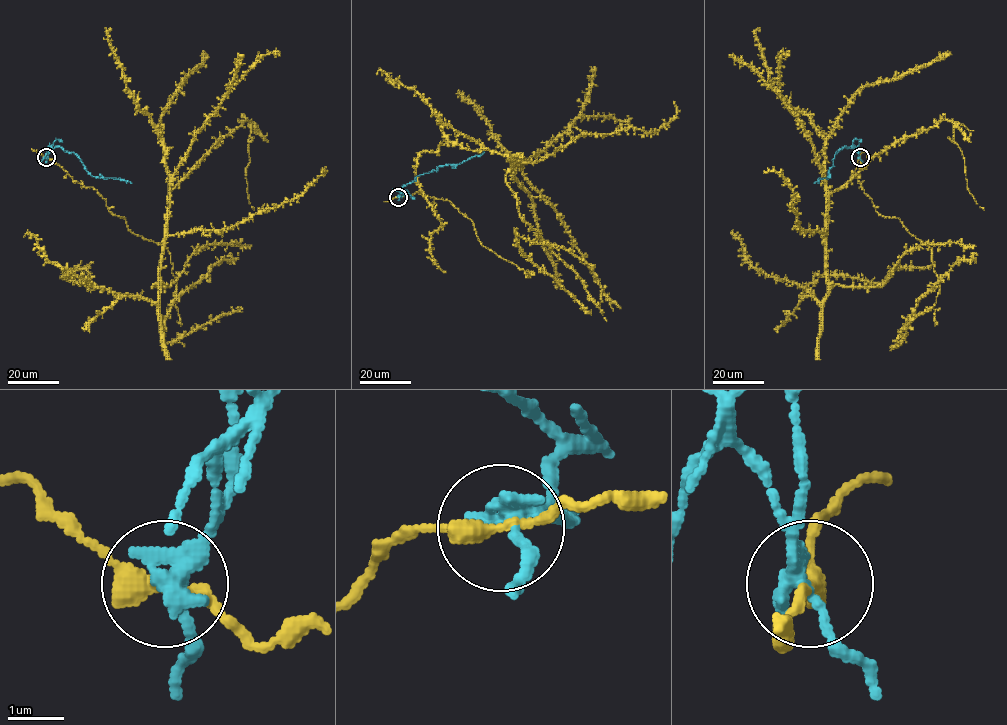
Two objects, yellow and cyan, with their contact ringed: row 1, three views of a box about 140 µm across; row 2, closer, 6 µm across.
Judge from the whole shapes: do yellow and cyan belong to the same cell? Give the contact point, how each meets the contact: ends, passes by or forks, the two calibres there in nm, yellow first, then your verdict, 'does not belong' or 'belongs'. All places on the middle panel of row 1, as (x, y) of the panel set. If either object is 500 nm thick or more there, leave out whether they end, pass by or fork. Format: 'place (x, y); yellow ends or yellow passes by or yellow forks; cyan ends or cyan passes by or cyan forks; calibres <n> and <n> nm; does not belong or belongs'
place (398, 197); yellow passes by; cyan passes by; calibres 300 and 340 nm; does not belong

